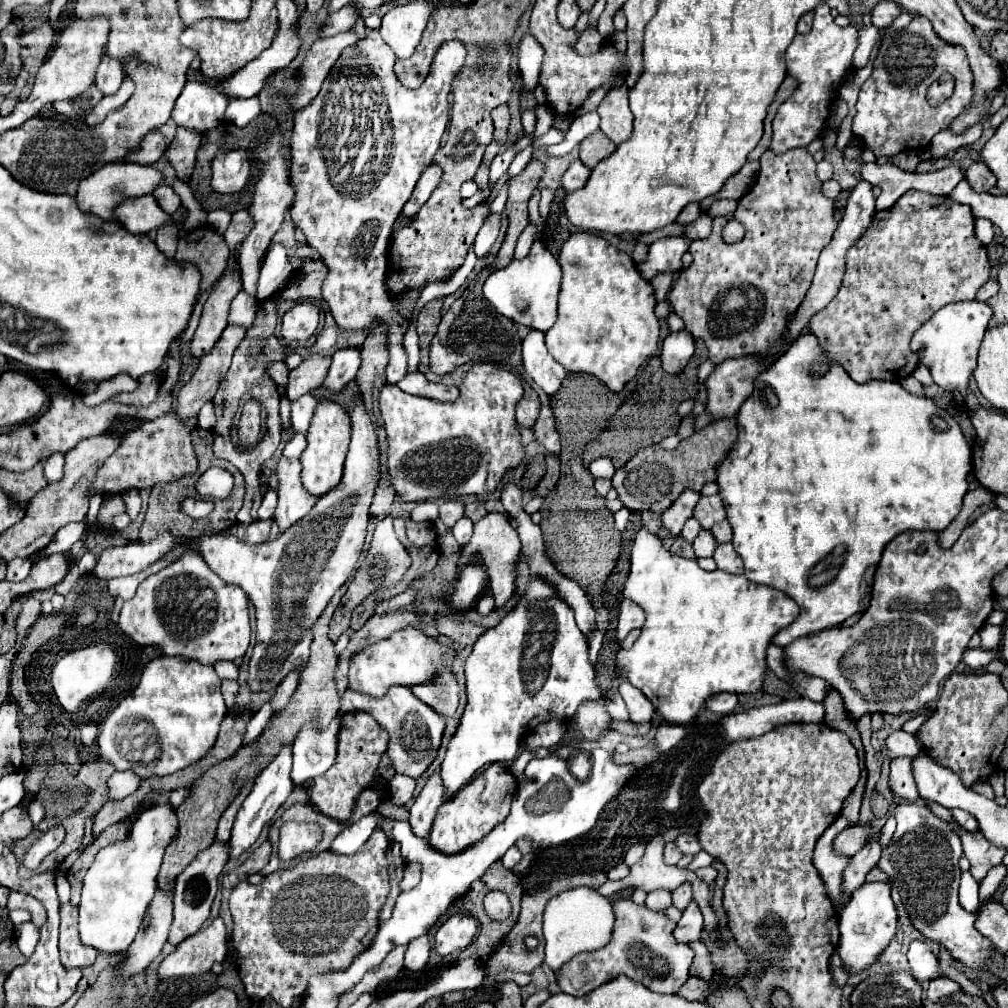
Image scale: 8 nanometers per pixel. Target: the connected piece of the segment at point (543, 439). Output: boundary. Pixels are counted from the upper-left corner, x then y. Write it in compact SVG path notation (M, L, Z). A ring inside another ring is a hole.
M539 391L539 399L541 399L541 415L537 417L535 425L533 425L533 433L535 439L547 449L551 451L555 457L559 457L559 433L555 429L555 421L553 421L553 413L551 413L551 405L549 405L549 395L545 395L543 391Z

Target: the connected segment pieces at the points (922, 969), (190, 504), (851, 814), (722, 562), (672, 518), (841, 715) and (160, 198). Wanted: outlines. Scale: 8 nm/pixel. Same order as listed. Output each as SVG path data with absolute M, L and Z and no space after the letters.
M914 940L907 954L913 976L917 980L931 980L937 977L939 960L922 940Z
M185 497L181 501L181 513L193 517L193 519L203 519L213 511L213 505L209 501L197 501L193 497Z
M861 769L861 779L853 787L853 791L849 793L849 799L845 799L843 809L841 809L841 817L849 819L849 825L857 825L857 821L859 821L859 807L861 807L863 789L865 789L865 769Z
M723 543L715 549L715 555L713 555L717 567L721 571L727 571L727 573L735 573L735 575L741 575L743 573L743 561L741 557L735 553L733 545L731 543Z
M687 489L687 491L683 491L683 493L679 495L679 499L677 499L667 511L661 513L661 523L663 523L663 527L665 527L671 535L679 535L679 533L681 533L685 521L693 515L693 507L695 507L695 503L699 501L699 497L701 497L699 493Z
M833 689L827 691L825 695L825 701L823 701L823 707L825 707L825 723L841 733L847 733L851 743L857 747L857 751L863 751L861 747L861 737L857 733L857 727L853 723L847 721L847 715L845 715L845 709L843 709L843 701L841 701L841 695Z
M165 185L157 187L157 189L153 191L153 197L157 199L159 207L161 207L167 215L173 215L173 213L181 207L181 199L179 199L179 195L177 195L171 187L165 187Z

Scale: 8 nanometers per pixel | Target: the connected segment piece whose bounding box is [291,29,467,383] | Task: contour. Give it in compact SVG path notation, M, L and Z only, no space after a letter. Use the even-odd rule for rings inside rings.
M373 29L363 41L357 41L357 45L351 47L347 53L351 53L351 55L349 55L349 59L345 61L345 65L353 61L353 63L357 63L357 67L353 65L353 67L349 67L349 69L345 67L345 71L329 73L329 77L325 79L319 95L317 95L307 107L295 111L295 117L293 117L295 127L293 127L293 133L291 133L291 171L293 171L293 185L297 187L297 199L295 199L293 209L291 209L291 219L293 219L293 223L305 233L307 243L321 253L323 263L329 267L329 275L327 275L327 279L325 279L325 283L323 283L323 299L327 301L329 311L331 311L335 323L337 323L341 329L361 329L361 327L371 325L371 319L377 317L377 319L381 319L383 323L389 325L389 353L391 353L391 355L389 355L389 365L387 365L387 381L389 381L389 383L397 383L397 381L401 381L401 379L407 375L407 357L405 357L405 349L403 349L403 345L401 345L403 333L407 331L407 321L393 309L393 305L391 305L391 301L389 301L389 291L387 291L387 287L385 287L385 269L387 269L387 265L385 265L385 263L387 263L385 251L387 251L387 247L389 247L389 235L391 235L391 229L393 229L395 219L399 217L403 205L405 205L407 199L411 197L411 193L413 193L413 189L415 189L421 173L433 163L433 155L435 155L437 149L439 149L441 137L443 137L443 133L445 133L445 129L447 129L447 121L449 121L447 95L449 95L449 91L451 91L451 81L453 81L453 77L457 75L457 71L463 67L463 63L465 63L465 59L467 59L467 47L465 47L461 41L457 41L457 39L455 39L455 41L449 41L449 43L443 43L441 49L437 51L437 55L433 57L431 71L429 71L425 83L423 83L419 89L415 89L415 91L405 89L405 87L399 83L399 79L397 79L397 75L395 75L395 71L393 71L395 55L393 55L391 47L381 39L381 31L379 31L379 29Z

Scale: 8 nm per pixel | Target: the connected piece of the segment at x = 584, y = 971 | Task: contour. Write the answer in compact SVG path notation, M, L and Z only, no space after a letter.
M621 899L613 905L615 927L611 943L599 951L575 955L561 971L557 971L557 983L563 993L585 995L595 987L627 973L637 983L643 983L657 993L675 993L689 977L689 965L693 961L693 951L689 945L681 945L673 939L675 923L671 923L663 911L651 911L645 905L635 905L631 899Z

